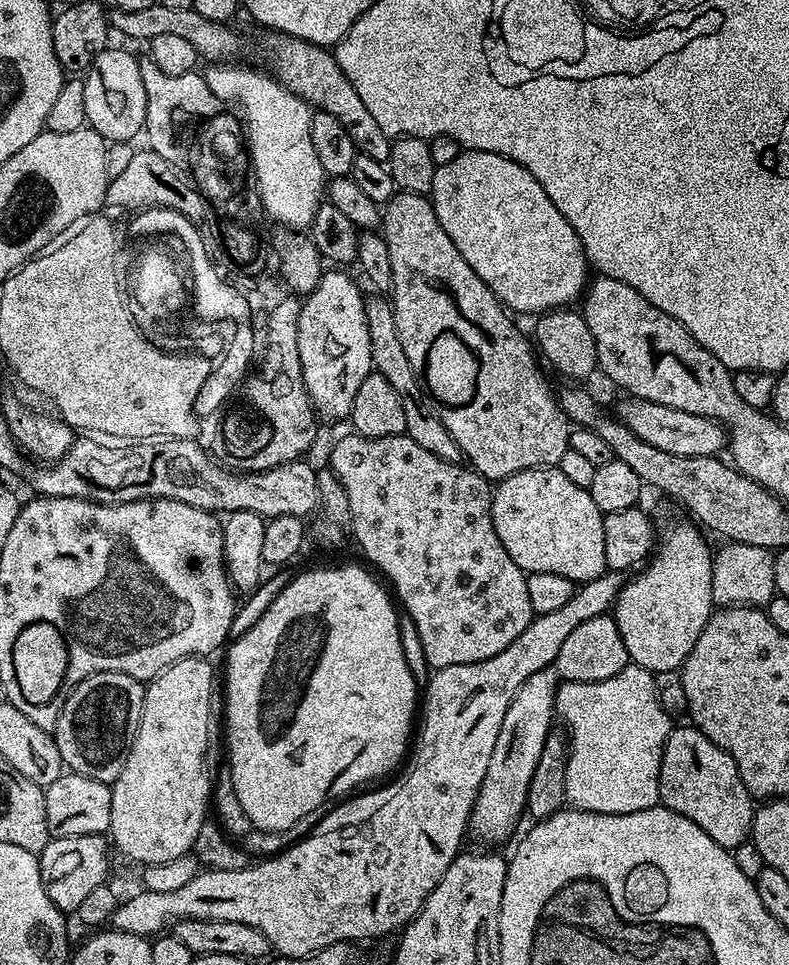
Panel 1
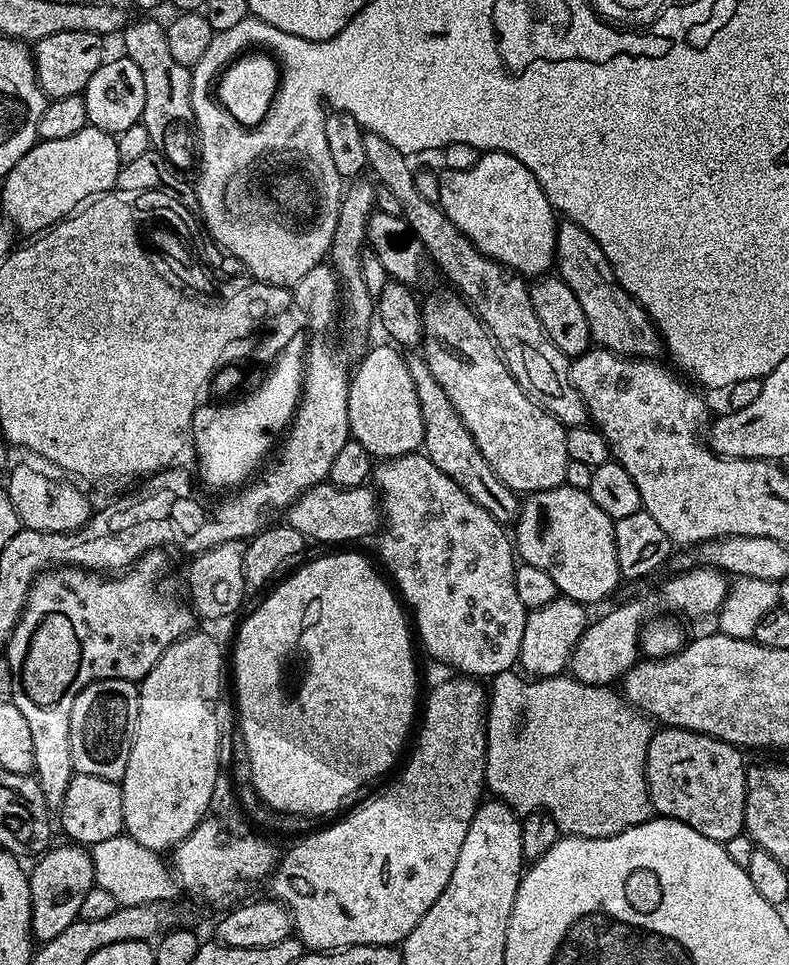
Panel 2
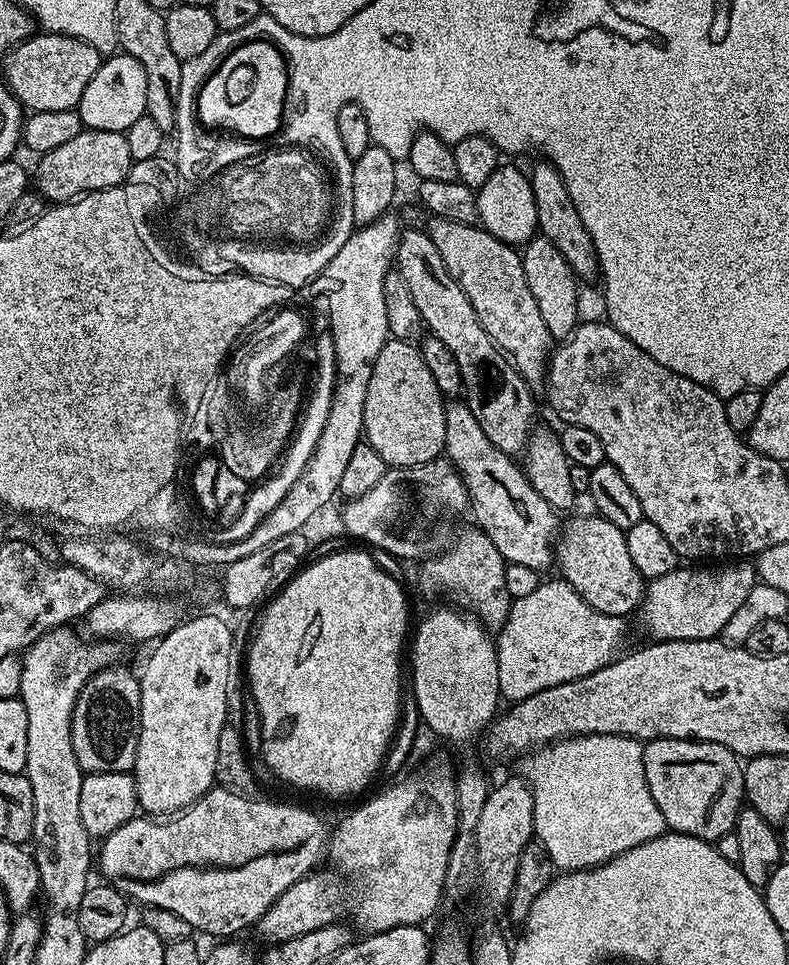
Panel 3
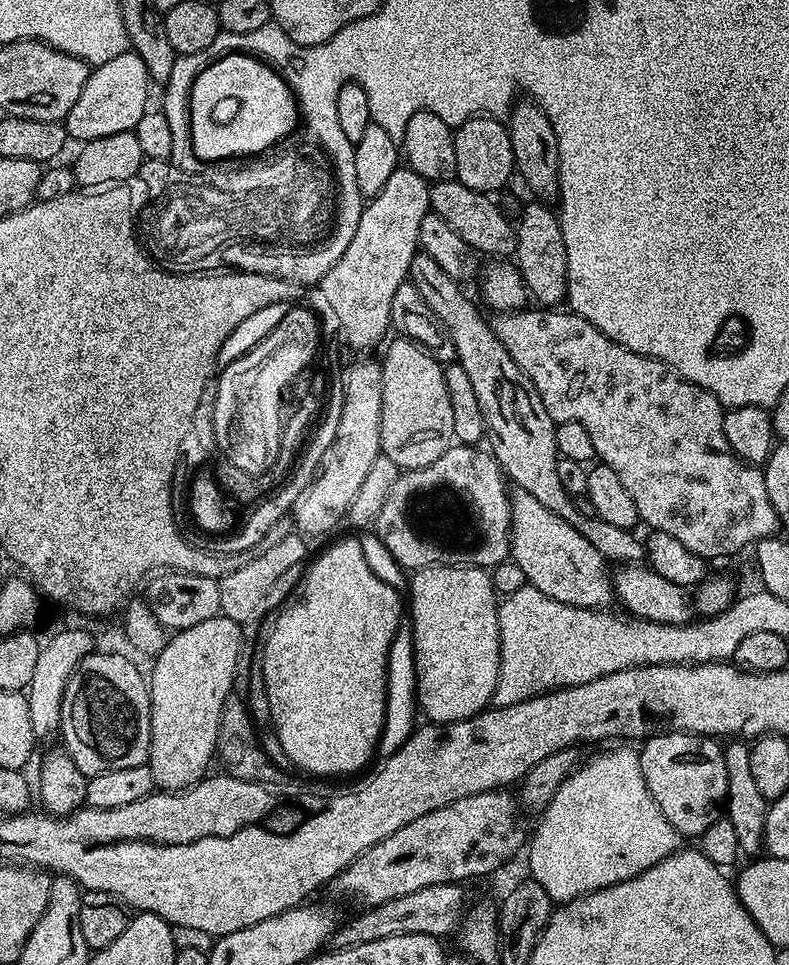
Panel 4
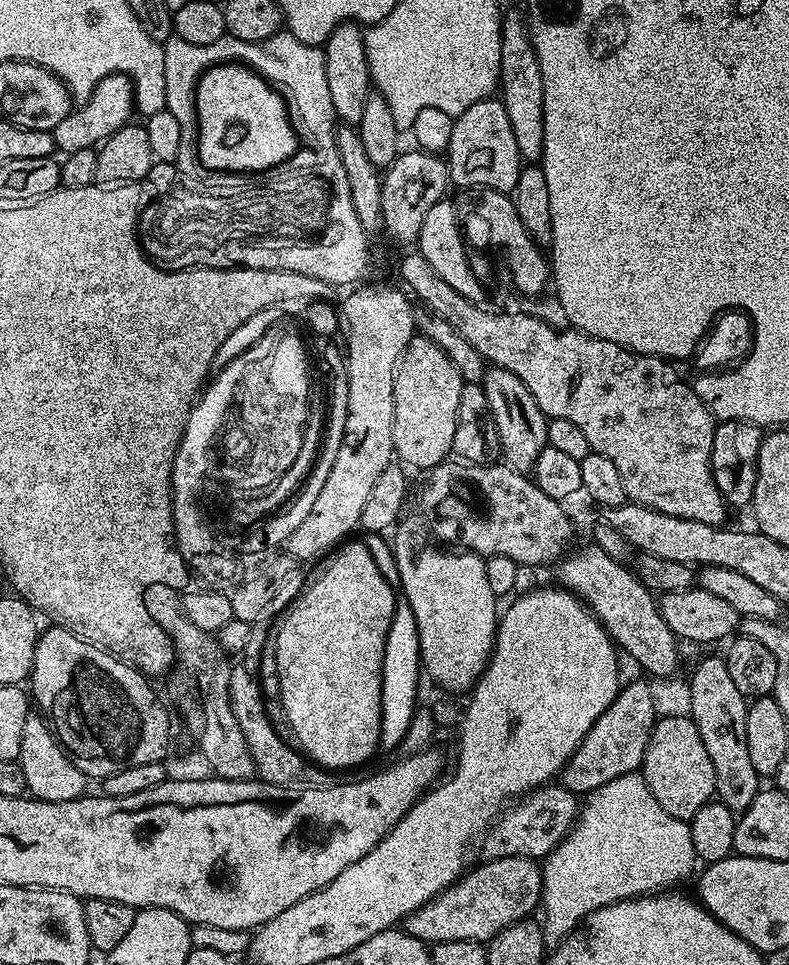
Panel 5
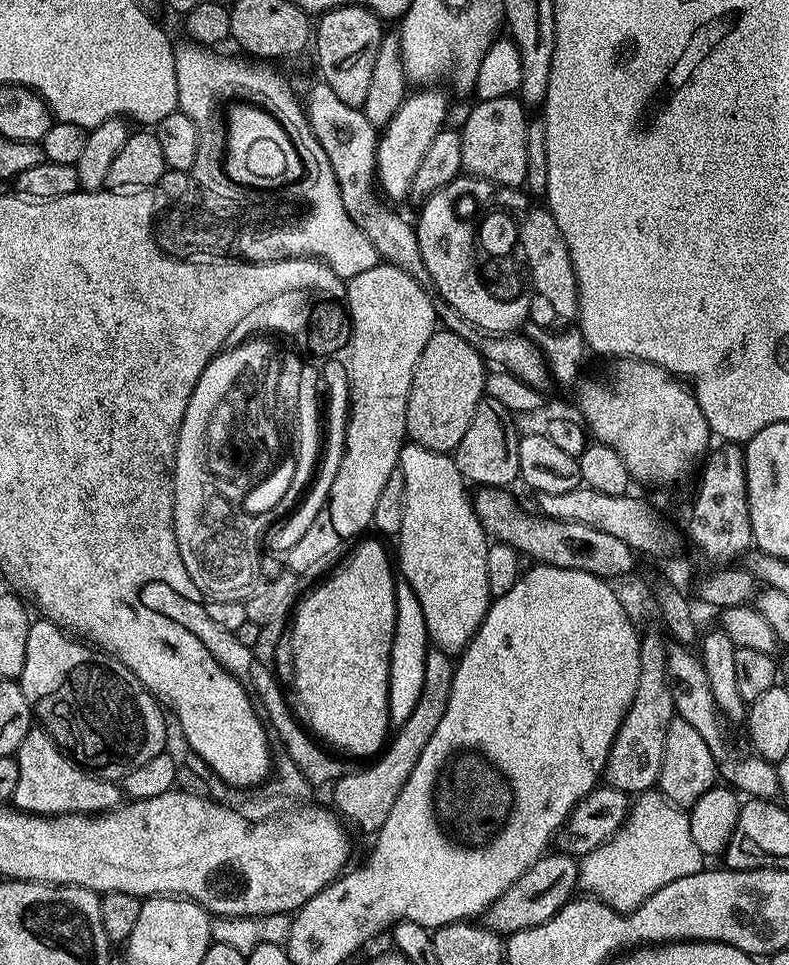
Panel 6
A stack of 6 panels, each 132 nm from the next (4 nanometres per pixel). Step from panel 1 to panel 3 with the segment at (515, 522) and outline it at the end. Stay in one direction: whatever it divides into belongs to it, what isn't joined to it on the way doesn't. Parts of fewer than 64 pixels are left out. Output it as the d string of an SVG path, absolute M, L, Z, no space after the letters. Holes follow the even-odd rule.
M591 514L592 516L576 516L568 525L566 523L559 529L558 539L555 541L554 547L554 564L560 567L559 575L562 579L574 588L578 595L589 603L594 610L600 611L602 614L616 615L623 618L630 617L632 611L641 607L644 594L646 591L646 581L642 574L638 574L638 569L634 567L634 562L630 559L630 550L626 547L626 538L624 537L625 529L614 526L614 522L606 522L606 518L602 518L599 514Z

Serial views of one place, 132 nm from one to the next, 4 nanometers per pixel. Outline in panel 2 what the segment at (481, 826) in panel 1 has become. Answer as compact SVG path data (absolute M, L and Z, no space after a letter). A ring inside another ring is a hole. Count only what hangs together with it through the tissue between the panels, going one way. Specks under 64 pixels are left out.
M628 600L617 606L613 612L594 619L587 625L580 640L572 650L570 672L584 684L612 686L623 681L624 675L638 663L640 633L649 619L648 604L644 600Z

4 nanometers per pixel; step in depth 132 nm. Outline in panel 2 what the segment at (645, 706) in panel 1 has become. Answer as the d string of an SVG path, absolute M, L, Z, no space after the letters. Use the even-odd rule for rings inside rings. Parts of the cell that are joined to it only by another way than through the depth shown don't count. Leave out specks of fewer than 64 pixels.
M513 670L491 677L490 680L490 691L486 696L488 745L486 746L486 766L484 767L484 782L487 791L493 797L510 805L517 814L527 814L537 810L548 812L550 818L554 818L554 822L559 826L561 833L566 836L606 838L653 819L654 813L648 793L648 747L654 731L653 721L643 712L632 707L619 691L613 690L611 687L584 684L571 674L536 678L532 680L533 684L523 684L519 675L521 676L519 671Z

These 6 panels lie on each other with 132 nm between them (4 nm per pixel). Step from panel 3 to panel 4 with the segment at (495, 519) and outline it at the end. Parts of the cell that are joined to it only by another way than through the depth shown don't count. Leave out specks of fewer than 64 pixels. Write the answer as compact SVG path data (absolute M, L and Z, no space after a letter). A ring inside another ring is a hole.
M515 487L509 500L512 512L509 553L515 564L522 567L525 581L558 602L599 610L609 607L614 598L612 576L600 552L566 520L547 510L521 488Z

